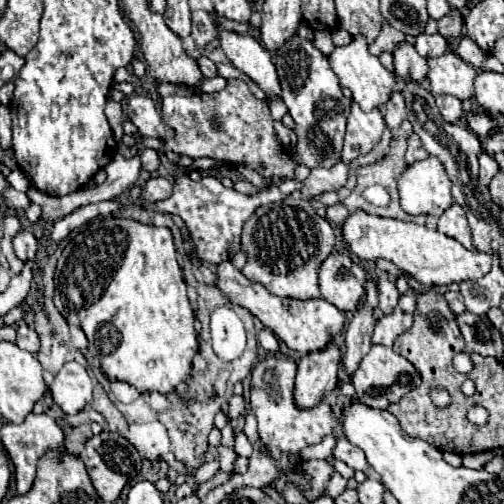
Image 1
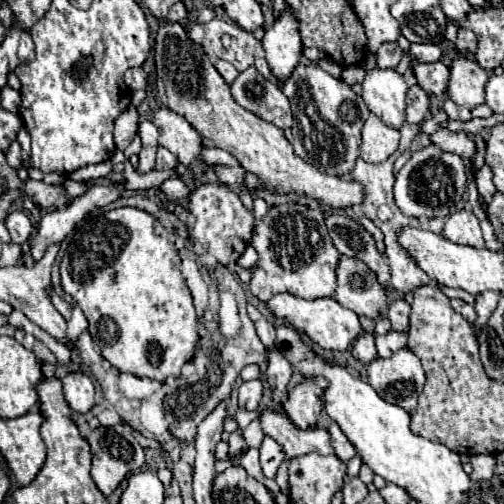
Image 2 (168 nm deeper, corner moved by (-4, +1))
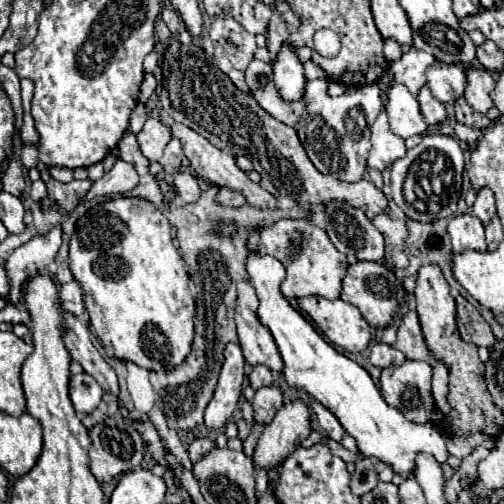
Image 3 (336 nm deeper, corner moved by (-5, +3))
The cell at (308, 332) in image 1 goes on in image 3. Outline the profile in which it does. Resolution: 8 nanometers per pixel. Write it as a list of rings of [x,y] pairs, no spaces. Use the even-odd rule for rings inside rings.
[[[301,297],[297,299],[297,305],[317,323],[333,345],[349,353],[359,353],[369,345],[369,325],[355,305],[323,297]]]

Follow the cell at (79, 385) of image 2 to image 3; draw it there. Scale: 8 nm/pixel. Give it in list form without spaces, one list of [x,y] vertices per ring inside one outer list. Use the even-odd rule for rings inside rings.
[[[81,373],[81,375],[71,377],[69,395],[71,395],[73,407],[77,413],[91,413],[93,409],[97,409],[97,405],[101,401],[103,389],[91,375]]]

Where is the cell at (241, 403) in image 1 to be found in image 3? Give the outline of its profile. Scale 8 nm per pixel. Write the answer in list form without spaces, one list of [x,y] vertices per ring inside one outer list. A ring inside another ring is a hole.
[[[255,365],[251,375],[249,375],[249,385],[253,387],[253,391],[257,391],[259,387],[269,387],[271,383],[273,383],[271,369],[265,365]]]

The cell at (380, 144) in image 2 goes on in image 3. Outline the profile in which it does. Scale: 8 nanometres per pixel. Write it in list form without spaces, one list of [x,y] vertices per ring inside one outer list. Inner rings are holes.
[[[385,111],[379,113],[379,117],[375,119],[375,123],[371,127],[371,145],[373,147],[369,151],[367,165],[373,169],[379,169],[379,171],[383,171],[387,165],[395,163],[397,159],[401,159],[407,151],[405,141],[389,129]]]

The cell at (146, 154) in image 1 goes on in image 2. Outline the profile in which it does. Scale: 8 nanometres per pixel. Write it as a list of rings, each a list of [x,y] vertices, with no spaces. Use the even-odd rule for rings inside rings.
[[[164,147],[158,149],[158,157],[156,157],[156,171],[168,171],[168,169],[176,169],[178,159]]]

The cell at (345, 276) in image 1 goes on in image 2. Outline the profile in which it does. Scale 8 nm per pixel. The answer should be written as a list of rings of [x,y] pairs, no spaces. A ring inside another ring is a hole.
[[[340,257],[336,273],[338,289],[334,293],[334,299],[342,307],[370,319],[376,319],[386,311],[388,293],[380,285],[376,273],[368,269],[364,261],[358,261],[354,257]]]

